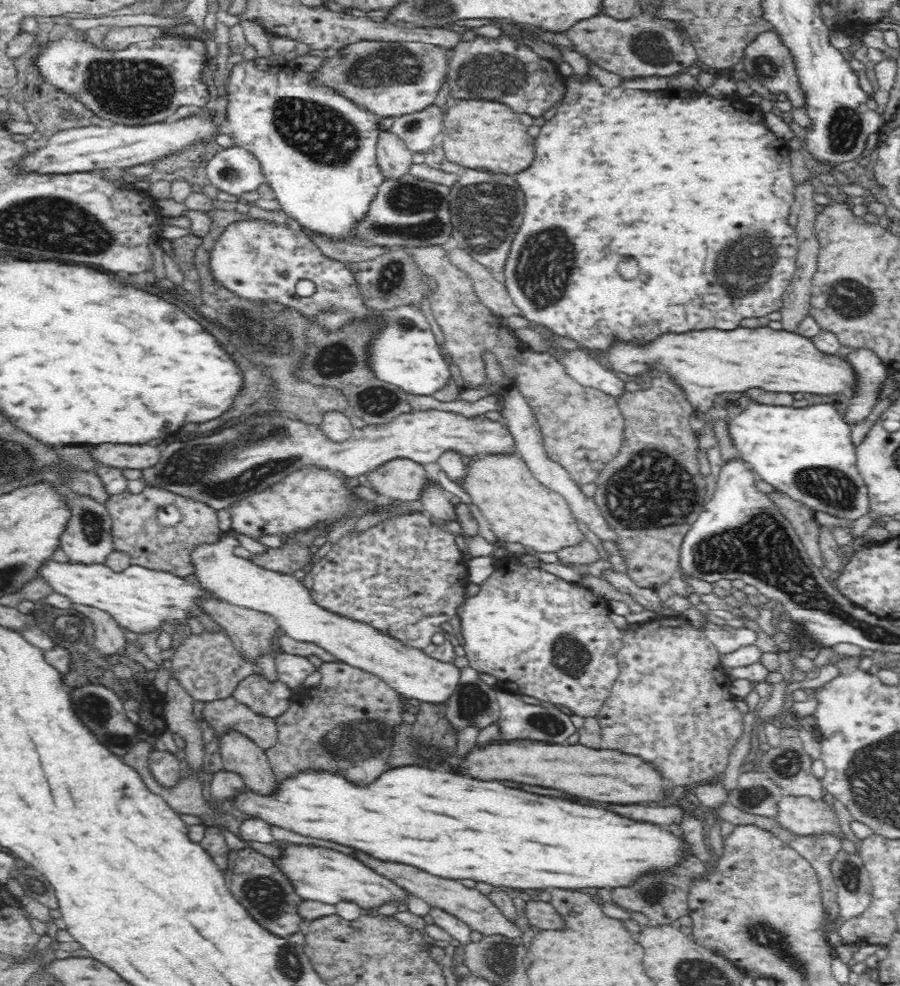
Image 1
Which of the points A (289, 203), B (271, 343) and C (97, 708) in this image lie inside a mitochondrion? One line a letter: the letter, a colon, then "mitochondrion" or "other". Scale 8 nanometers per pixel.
A: other
B: mitochondrion
C: mitochondrion

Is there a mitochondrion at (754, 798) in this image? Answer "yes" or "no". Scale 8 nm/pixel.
yes

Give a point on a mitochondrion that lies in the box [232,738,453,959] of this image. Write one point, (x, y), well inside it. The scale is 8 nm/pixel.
(265, 897)

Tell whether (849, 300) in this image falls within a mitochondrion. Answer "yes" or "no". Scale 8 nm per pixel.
yes

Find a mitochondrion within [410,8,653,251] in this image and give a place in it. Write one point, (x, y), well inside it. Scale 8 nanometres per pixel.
(493, 73)

